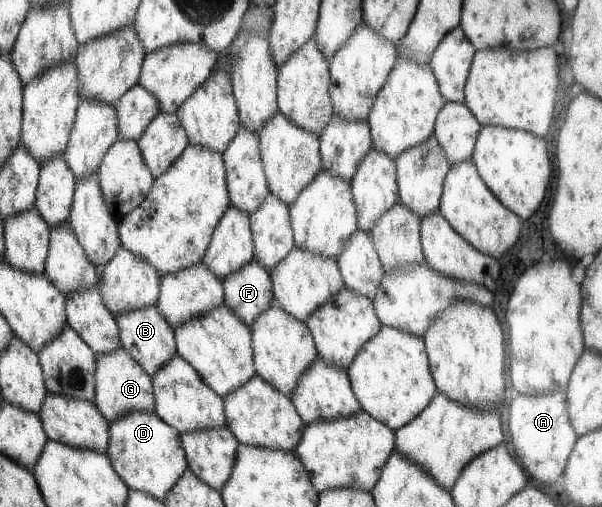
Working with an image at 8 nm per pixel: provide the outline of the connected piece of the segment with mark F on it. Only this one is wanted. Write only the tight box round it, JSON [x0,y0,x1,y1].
[222,257,274,327]

